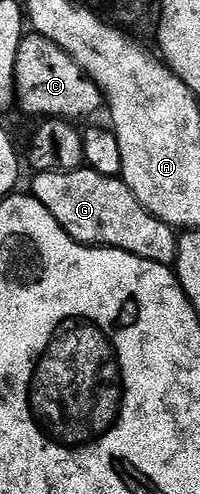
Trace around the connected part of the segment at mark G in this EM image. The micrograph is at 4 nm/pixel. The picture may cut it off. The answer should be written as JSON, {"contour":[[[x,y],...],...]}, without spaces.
{"contour":[[[85,165],[75,171],[40,171],[33,176],[28,187],[33,195],[77,243],[88,247],[111,247],[132,253],[144,261],[156,261],[173,268],[178,262],[179,232],[168,226],[160,217],[148,213],[144,205],[117,175],[105,175]]]}

